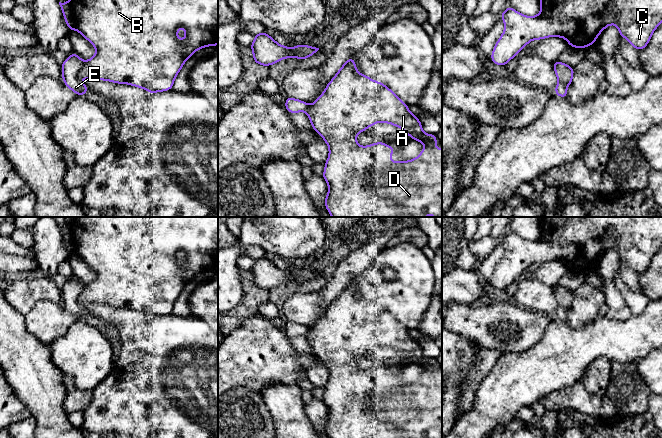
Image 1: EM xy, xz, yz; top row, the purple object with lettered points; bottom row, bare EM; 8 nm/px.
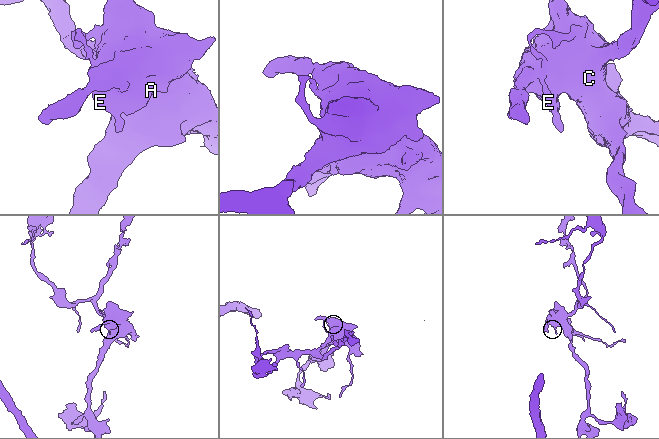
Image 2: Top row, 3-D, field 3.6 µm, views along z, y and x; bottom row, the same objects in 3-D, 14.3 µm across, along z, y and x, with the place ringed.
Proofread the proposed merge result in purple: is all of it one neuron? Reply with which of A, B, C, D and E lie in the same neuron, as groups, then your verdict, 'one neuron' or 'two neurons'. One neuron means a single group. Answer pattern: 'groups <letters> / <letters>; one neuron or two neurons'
groups A B C D E; one neuron

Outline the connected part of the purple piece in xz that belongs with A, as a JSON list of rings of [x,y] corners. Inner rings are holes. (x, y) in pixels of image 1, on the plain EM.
[[[353,280],[343,288],[312,329],[286,321],[285,331],[289,337],[305,335],[313,354],[322,360],[329,371],[329,380],[322,401],[329,411],[329,416],[325,420],[325,432],[330,438],[442,438],[442,373],[435,371],[436,359],[424,358],[418,341],[412,338],[408,329],[386,309],[358,297]],[[377,346],[390,347],[402,352],[413,364],[420,365],[426,372],[417,382],[392,386],[391,378],[396,372],[384,366],[358,370],[356,360]]]

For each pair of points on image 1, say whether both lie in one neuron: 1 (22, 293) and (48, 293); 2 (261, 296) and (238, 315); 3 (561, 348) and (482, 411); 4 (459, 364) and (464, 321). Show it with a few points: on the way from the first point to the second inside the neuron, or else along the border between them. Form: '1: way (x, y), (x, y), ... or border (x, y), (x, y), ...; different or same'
1: way (28, 293), (42, 293); same
2: way (255, 299), (244, 310); same
3: way (541, 368), (515, 381), (502, 394); same
4: border (452, 331), (472, 340), (477, 345); different

